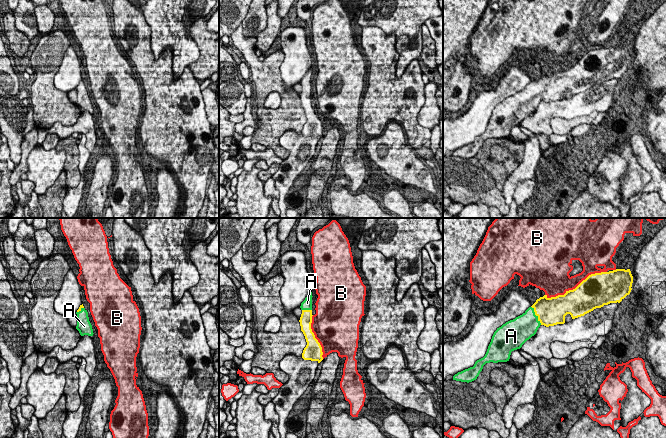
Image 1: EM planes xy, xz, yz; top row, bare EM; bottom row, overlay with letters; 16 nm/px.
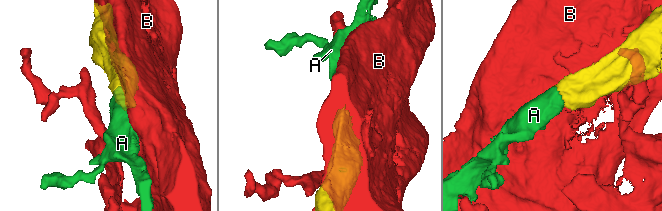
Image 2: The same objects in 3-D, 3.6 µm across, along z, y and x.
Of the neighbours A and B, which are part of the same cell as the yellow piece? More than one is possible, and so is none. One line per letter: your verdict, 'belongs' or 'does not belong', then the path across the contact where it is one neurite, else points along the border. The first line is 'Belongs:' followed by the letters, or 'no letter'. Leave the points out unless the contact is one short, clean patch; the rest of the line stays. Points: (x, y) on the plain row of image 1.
Belongs: A
A: belongs; way yz (550, 87), (535, 90), (525, 102)
B: does not belong

